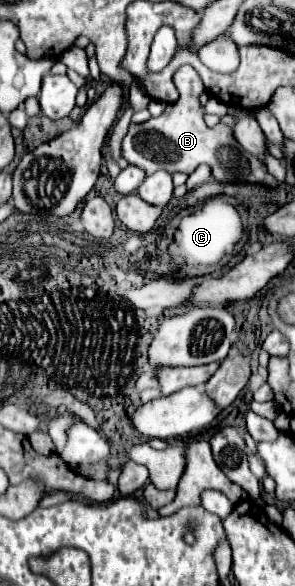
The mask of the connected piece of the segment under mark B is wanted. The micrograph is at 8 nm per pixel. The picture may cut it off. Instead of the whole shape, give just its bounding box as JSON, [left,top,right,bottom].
[123,66,277,190]

